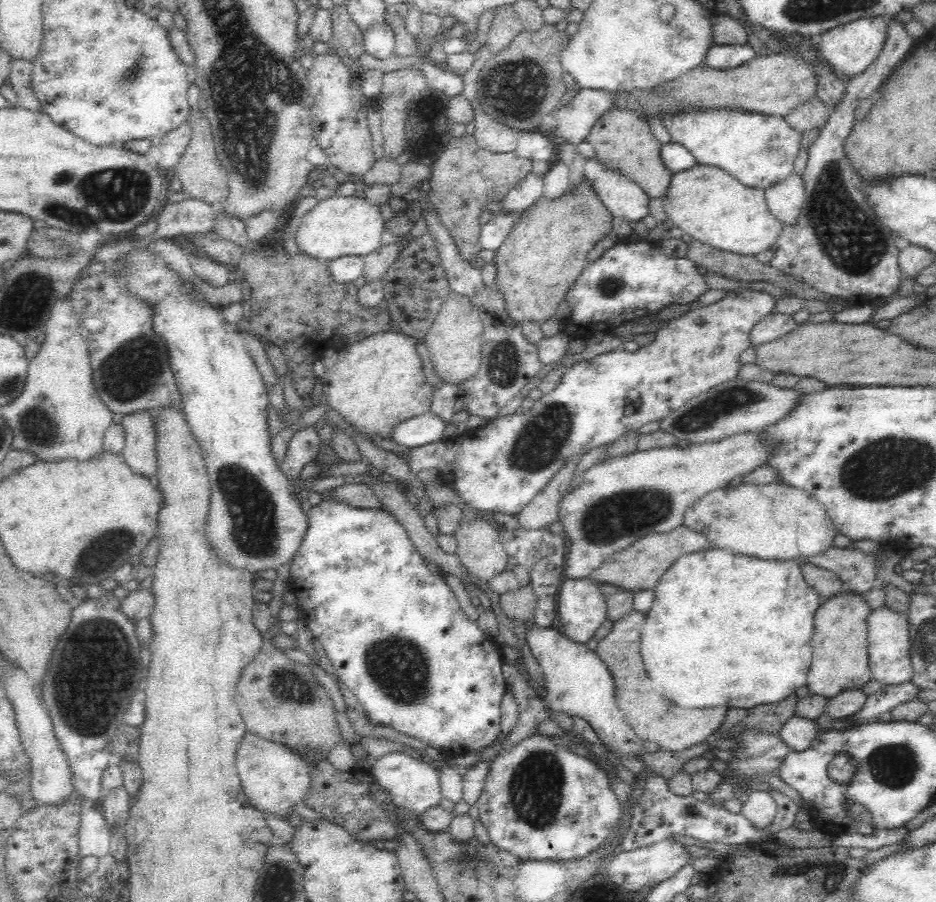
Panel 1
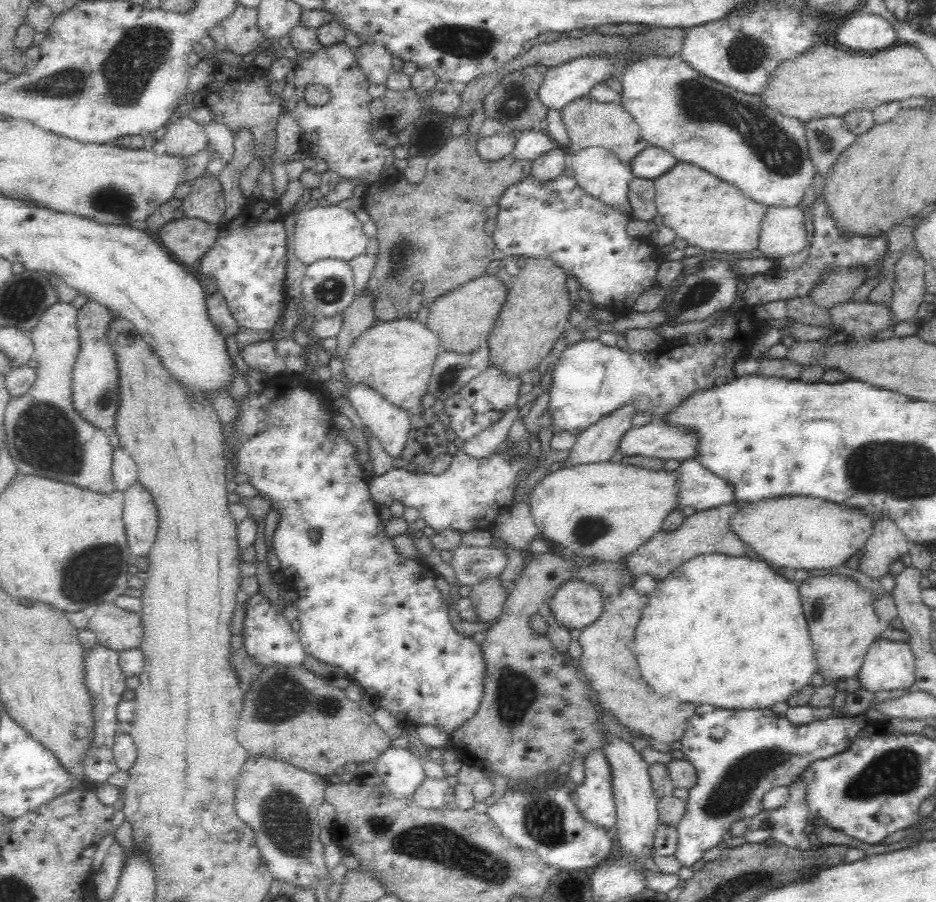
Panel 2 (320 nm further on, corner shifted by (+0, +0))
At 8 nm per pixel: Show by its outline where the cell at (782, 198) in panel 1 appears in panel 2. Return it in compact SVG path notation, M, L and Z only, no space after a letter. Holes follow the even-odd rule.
M801 207L767 208L757 249L773 262L800 253L807 241L805 224Z

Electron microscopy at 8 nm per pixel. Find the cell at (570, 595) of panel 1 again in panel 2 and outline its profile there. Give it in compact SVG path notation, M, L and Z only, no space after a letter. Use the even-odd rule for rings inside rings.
M572 578L563 582L546 604L560 626L583 629L602 614L604 598L593 584Z

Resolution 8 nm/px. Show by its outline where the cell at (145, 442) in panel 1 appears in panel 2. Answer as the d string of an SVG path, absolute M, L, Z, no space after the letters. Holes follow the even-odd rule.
M138 481L123 494L122 523L131 556L145 559L157 537L158 511L150 491Z

